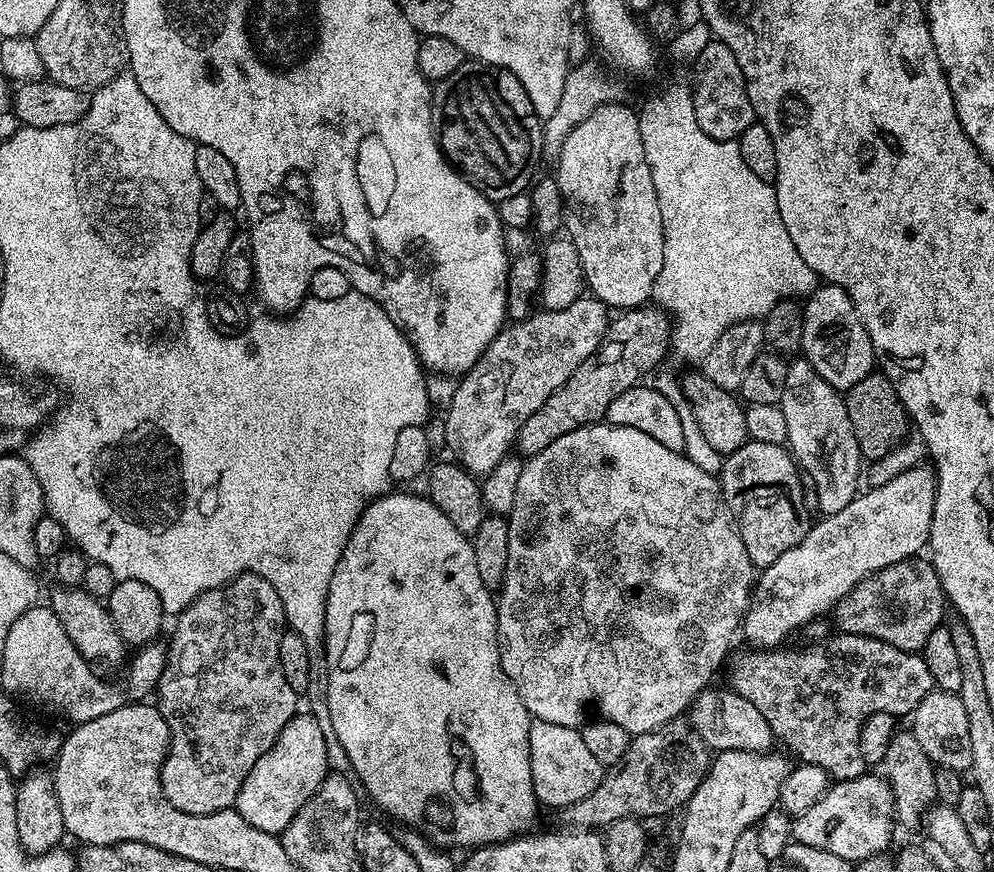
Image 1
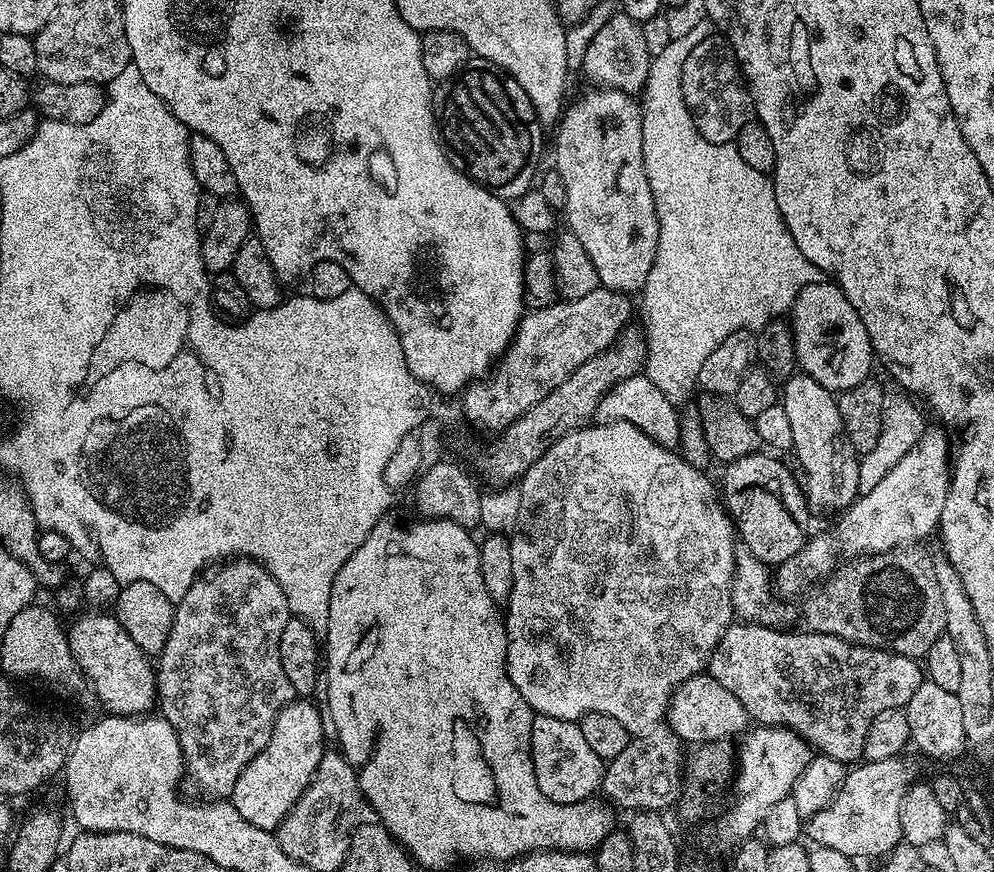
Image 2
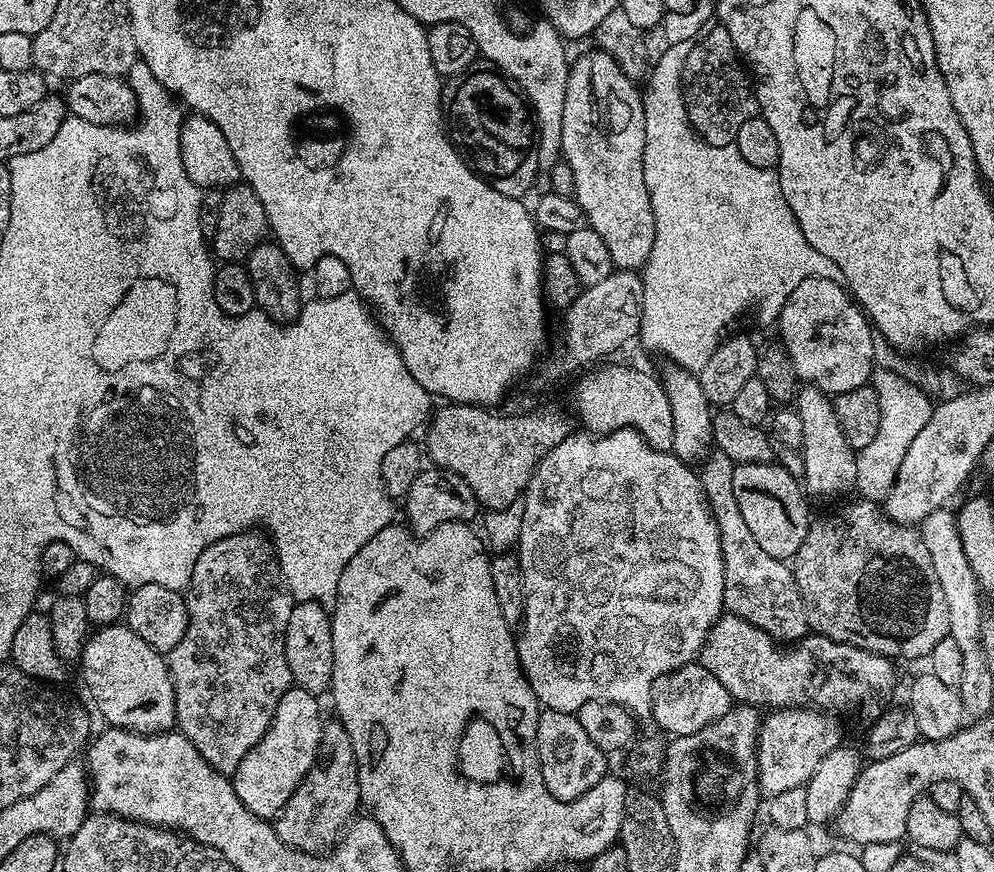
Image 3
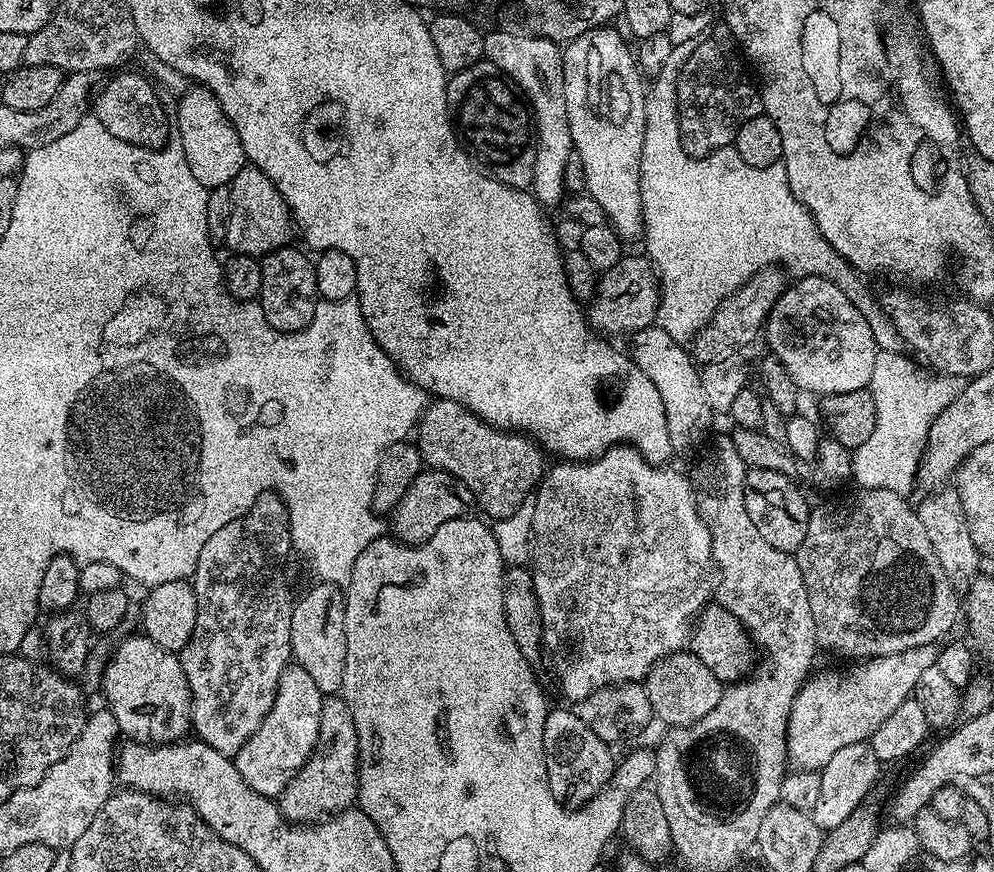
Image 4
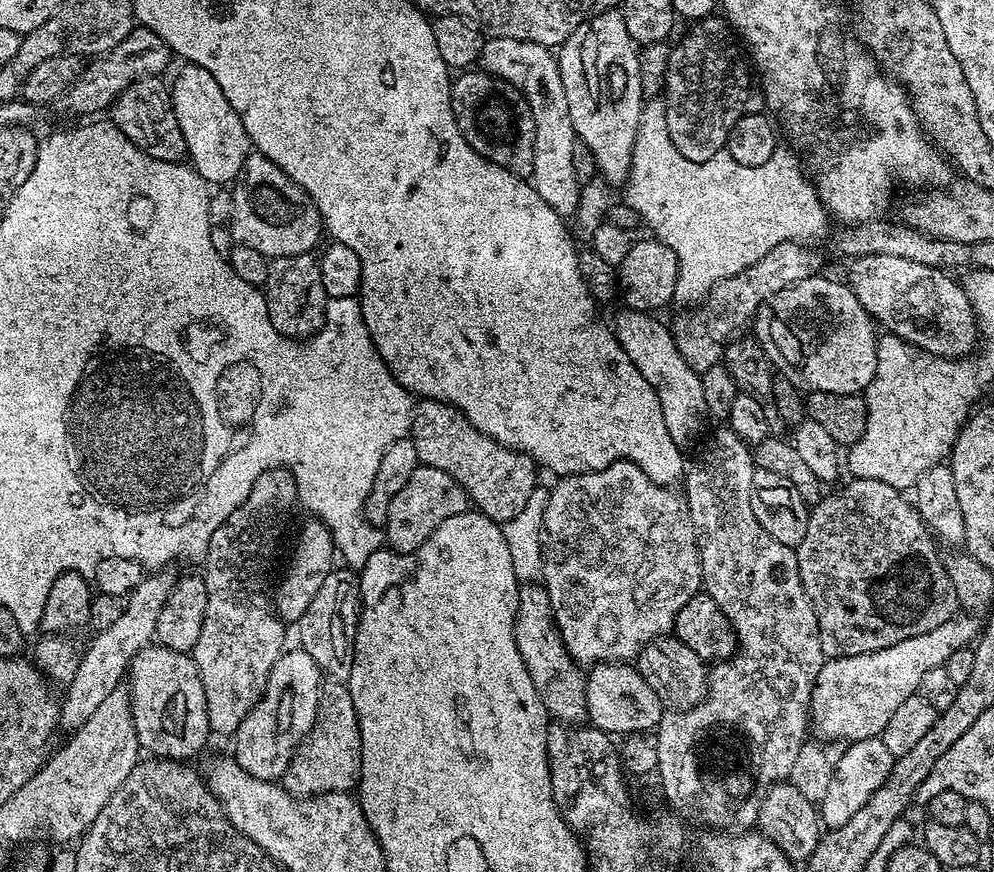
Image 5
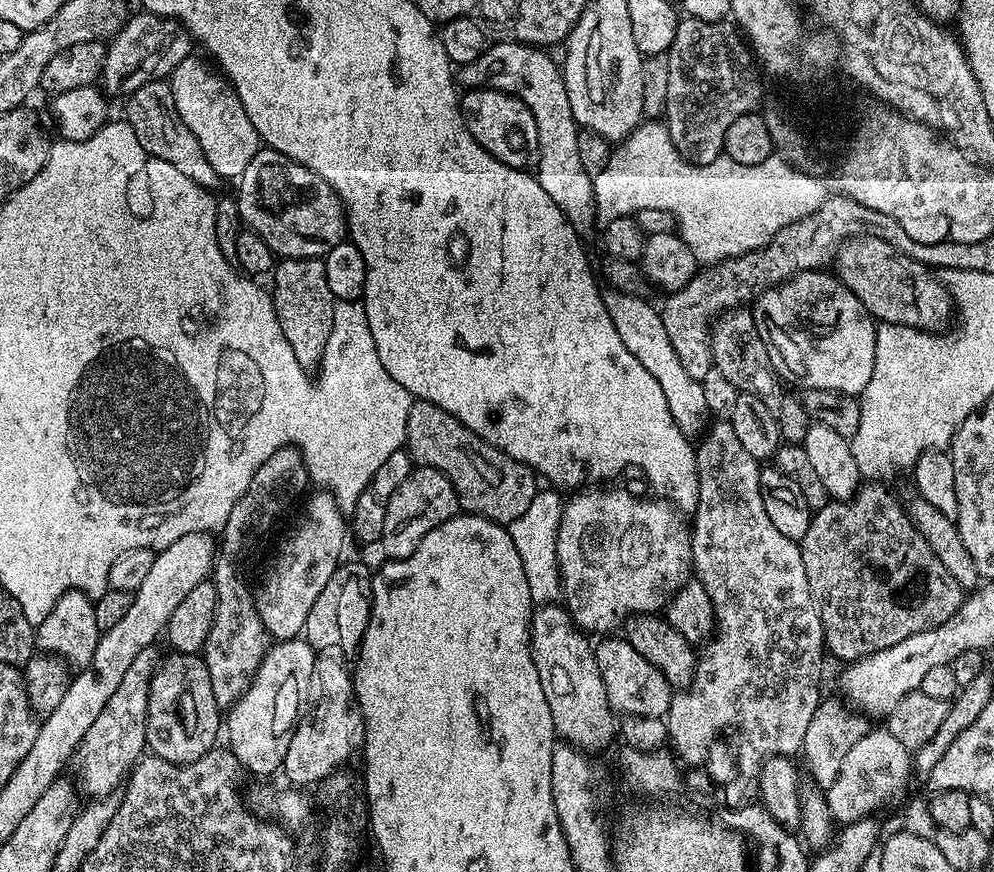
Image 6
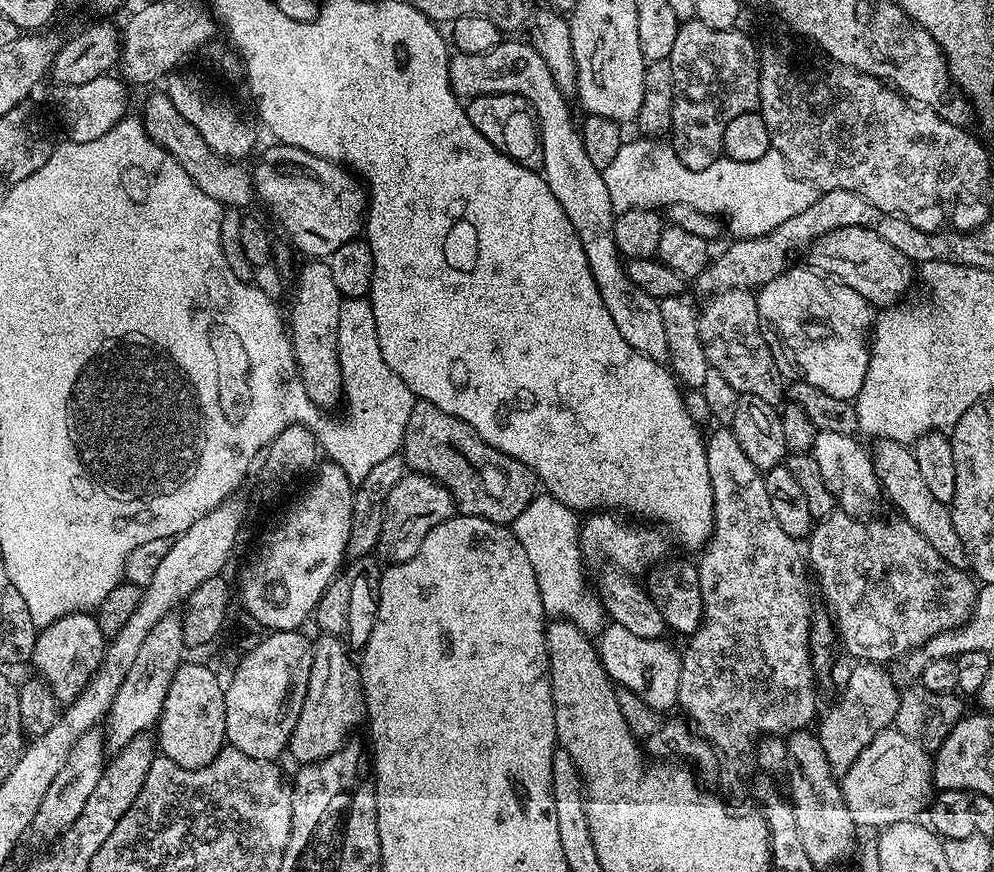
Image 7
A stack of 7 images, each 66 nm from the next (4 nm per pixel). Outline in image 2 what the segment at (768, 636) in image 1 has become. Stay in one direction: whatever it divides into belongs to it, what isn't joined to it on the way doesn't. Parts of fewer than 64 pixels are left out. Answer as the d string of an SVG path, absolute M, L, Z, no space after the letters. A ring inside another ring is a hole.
M925 427L906 458L902 458L902 462L898 462L898 466L894 466L894 470L890 470L890 474L886 474L874 490L858 495L848 508L840 512L835 517L833 528L818 533L813 540L811 537L804 548L794 554L794 558L775 569L774 588L781 597L799 597L807 593L808 583L815 576L823 577L833 566L839 565L842 558L873 556L912 546L924 542L931 532L933 535L939 529L942 506L946 506L946 494L952 481L952 466L948 436L944 433L947 431L943 427L935 427Z

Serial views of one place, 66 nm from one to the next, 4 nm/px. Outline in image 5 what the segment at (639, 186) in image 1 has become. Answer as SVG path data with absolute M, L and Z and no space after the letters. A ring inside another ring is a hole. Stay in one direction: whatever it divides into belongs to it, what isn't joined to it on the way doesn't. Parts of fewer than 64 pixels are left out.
M620 10L598 12L589 16L558 49L562 86L566 86L566 102L570 105L570 122L574 122L576 139L590 150L593 160L596 161L597 173L602 180L604 176L603 183L608 186L623 185L628 179L640 111L646 103L642 78L638 78L639 57L638 46L630 38L630 30L626 30L624 14Z

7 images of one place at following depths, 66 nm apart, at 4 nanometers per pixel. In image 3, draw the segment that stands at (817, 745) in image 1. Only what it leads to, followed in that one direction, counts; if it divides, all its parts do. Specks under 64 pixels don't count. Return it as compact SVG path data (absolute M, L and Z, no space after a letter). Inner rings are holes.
M721 614L700 648L698 663L706 670L710 670L710 674L714 674L714 678L718 678L722 686L726 686L733 701L751 704L753 708L761 710L815 705L832 714L852 712L855 708L860 708L863 704L868 704L896 688L896 668L892 665L895 663L887 656L878 655L877 652L834 642L819 634L809 634L803 640L795 641L791 646L785 647L788 648L785 652L780 648L783 647L765 632L758 630L758 626L731 614Z

